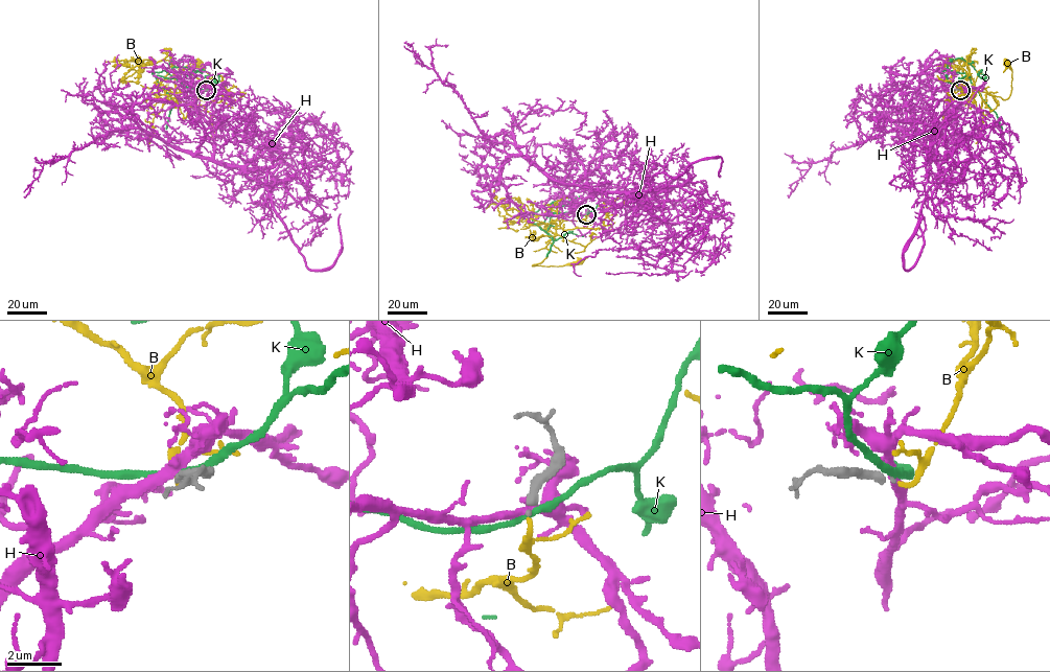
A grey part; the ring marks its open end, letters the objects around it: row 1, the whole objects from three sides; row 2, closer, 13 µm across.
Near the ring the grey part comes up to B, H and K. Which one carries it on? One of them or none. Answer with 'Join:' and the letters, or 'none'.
Join: B

